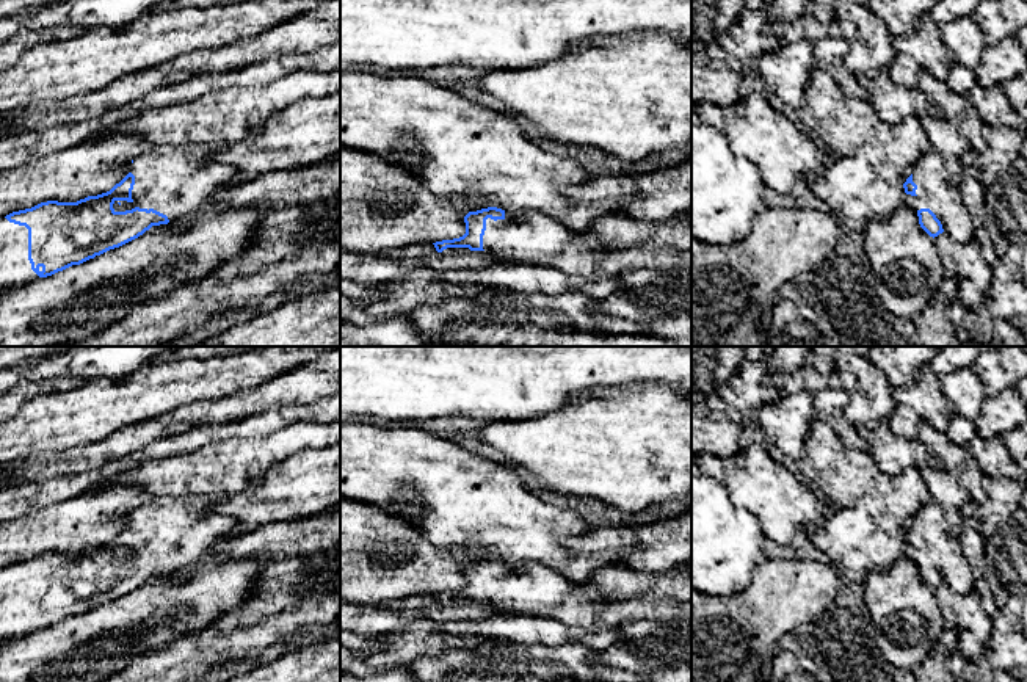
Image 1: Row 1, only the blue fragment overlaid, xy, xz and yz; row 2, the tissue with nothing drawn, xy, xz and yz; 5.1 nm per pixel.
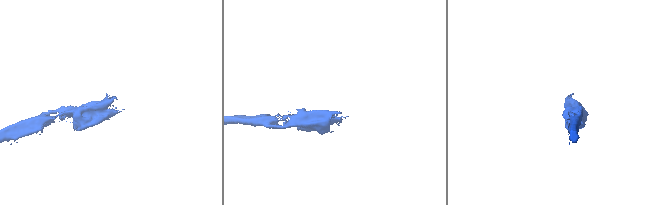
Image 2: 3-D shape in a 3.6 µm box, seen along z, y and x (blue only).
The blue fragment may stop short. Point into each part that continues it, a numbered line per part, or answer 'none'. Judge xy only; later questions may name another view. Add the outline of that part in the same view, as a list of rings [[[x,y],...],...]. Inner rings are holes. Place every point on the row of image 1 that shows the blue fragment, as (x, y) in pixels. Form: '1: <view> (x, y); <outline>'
1: xy (174, 181); [[[183,144],[141,154],[129,165],[129,172],[135,176],[133,201],[114,201],[114,212],[154,209],[169,221],[196,212],[237,176],[235,168],[213,161],[212,152],[212,144]]]
2: xy (14, 267); [[[0,218],[0,290],[38,278],[28,260],[28,229]]]

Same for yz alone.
1: yz (935, 192); [[[934,151],[917,161],[913,182],[917,185],[916,194],[905,193],[903,205],[914,212],[930,209],[941,221],[944,232],[960,243],[974,238],[974,221],[964,207],[960,187],[947,180],[947,168]]]

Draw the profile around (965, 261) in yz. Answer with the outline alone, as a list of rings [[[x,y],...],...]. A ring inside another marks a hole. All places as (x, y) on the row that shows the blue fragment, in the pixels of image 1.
[[[947,232],[933,240],[945,273],[958,279],[958,301],[972,315],[986,303],[993,284],[993,267],[986,263],[980,241],[960,243]]]

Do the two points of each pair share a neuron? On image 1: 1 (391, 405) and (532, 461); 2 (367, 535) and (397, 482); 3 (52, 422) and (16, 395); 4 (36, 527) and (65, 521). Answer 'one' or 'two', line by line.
1: two
2: two
3: two
4: one

